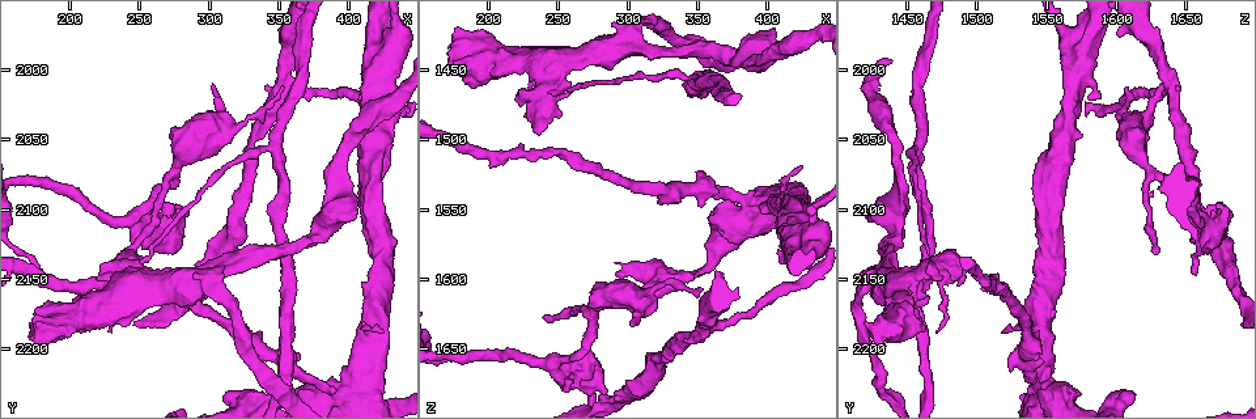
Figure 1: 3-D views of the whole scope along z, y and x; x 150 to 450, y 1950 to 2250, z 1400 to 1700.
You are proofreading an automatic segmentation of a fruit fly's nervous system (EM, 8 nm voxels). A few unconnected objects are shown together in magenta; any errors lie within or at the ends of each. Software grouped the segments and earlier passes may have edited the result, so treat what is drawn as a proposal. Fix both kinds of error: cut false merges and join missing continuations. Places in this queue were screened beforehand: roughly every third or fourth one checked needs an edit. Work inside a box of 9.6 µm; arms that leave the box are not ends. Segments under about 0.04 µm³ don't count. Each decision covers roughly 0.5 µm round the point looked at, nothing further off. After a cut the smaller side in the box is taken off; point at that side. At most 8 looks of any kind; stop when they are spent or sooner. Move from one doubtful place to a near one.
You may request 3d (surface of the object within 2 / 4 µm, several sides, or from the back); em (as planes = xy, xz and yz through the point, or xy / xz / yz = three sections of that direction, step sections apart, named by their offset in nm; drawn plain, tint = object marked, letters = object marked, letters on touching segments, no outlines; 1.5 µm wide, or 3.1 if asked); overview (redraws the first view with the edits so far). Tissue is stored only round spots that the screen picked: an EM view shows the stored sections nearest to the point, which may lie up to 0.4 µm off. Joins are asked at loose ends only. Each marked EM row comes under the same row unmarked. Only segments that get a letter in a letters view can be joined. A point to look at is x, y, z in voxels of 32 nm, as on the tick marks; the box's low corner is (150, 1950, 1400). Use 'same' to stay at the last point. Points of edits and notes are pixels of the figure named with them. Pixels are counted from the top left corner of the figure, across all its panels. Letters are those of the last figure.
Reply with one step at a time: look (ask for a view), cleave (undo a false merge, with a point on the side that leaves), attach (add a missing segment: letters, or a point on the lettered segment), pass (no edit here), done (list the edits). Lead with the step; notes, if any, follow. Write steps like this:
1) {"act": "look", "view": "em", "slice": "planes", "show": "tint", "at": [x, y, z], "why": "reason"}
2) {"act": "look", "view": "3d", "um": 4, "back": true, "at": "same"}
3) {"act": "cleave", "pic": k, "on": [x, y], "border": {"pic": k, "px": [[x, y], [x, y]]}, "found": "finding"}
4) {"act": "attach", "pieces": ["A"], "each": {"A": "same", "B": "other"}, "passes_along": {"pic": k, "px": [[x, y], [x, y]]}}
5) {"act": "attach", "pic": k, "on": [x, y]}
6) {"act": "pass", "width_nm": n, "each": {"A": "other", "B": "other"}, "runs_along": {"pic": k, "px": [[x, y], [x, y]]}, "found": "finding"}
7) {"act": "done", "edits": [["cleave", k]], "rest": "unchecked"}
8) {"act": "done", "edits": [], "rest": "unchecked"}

{"act": "look", "view": "em", "slice": "xy", "step": 4, "show": "tint", "at": [284, 2056, 1612], "why": "thick turns thin"}

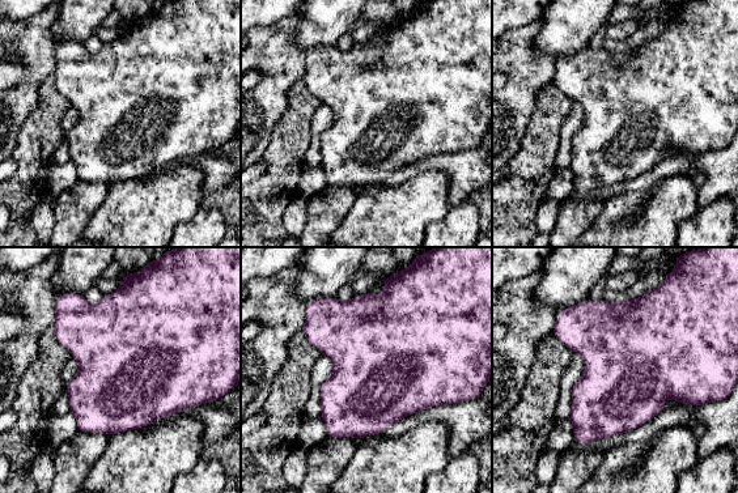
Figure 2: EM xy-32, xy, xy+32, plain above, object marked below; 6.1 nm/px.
{"act": "look", "view": "em", "slice": "yz", "step": 8, "show": "letters", "at": "same", "why": "cut it another way"}

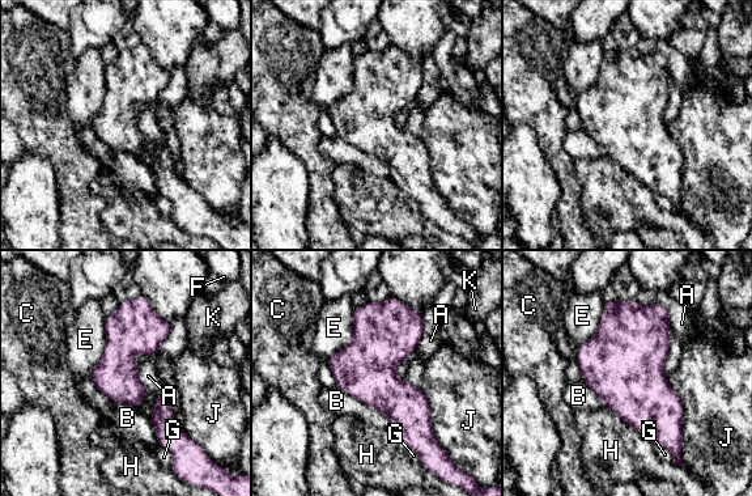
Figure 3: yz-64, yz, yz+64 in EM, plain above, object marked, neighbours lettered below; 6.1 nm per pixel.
{"act": "pass", "width_nm": 460, "each": {"A": "other", "B": "other", "C": "other", "E": "other", "F": "other", "G": "other", "H": "other", "J": "other", "K": "other"}, "border": {"pic": 3, "px": [[607, 407], [654, 445]]}, "found": "all the same neuron"}

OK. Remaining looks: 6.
{"act": "look", "view": "em", "slice": "planes", "show": "letters", "at": [406, 2100, 1422], "why": "thick end"}

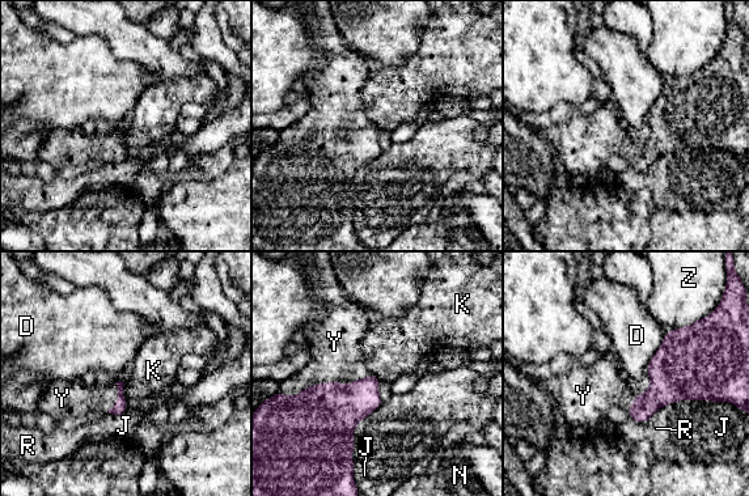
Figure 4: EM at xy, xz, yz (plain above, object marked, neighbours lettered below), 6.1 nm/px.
{"act": "attach", "pieces": ["Y"], "each": {"D": "other", "J": "other", "K": "other", "N": "other", "R": "other", "Y": "same", "Z": "other"}, "found": "the neuron continues"}

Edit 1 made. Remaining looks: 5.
{"act": "look", "view": "em", "slice": "planes", "show": "letters", "at": [424, 2188, 1522], "why": "branch stops here"}

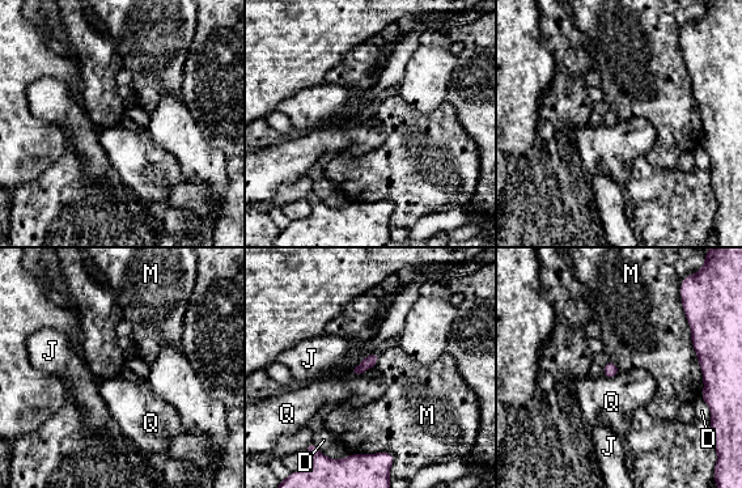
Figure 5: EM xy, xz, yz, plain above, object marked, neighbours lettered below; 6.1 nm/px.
{"act": "pass", "width_nm": 80, "each": {"D": "other", "J": "other", "M": "other", "Q": "other"}, "border": {"pic": 5, "px": [[681, 305], [702, 373], [702, 397]]}, "found": "no lettered segment goes on from it"}

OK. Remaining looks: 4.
{"act": "done", "edits": [["attach", 4]], "rest": "unchecked"}

